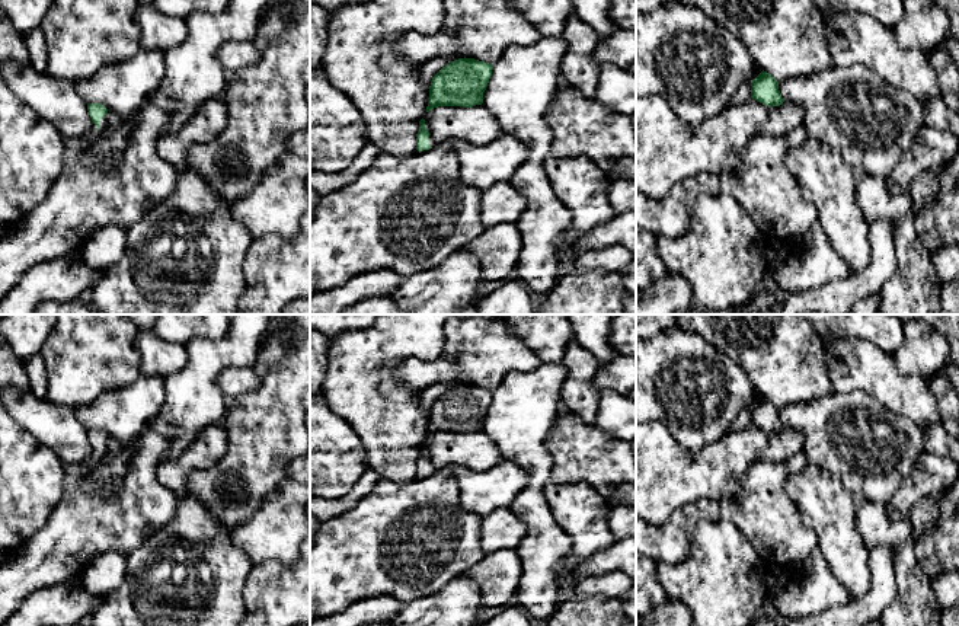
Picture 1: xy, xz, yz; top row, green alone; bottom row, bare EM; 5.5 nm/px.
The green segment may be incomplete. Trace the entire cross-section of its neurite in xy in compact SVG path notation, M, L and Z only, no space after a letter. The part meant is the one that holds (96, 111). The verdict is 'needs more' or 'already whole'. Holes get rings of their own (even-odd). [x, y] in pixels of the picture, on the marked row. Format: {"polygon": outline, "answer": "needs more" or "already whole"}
{"polygon": "M87 103L87 111L93 127L80 138L84 141L93 141L106 128L109 112L102 103Z", "answer": "needs more"}

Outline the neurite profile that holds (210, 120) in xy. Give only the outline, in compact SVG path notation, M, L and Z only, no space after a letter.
M212 98L202 103L179 131L159 137L157 154L176 169L183 170L189 148L217 138L226 125L227 102L223 98Z

